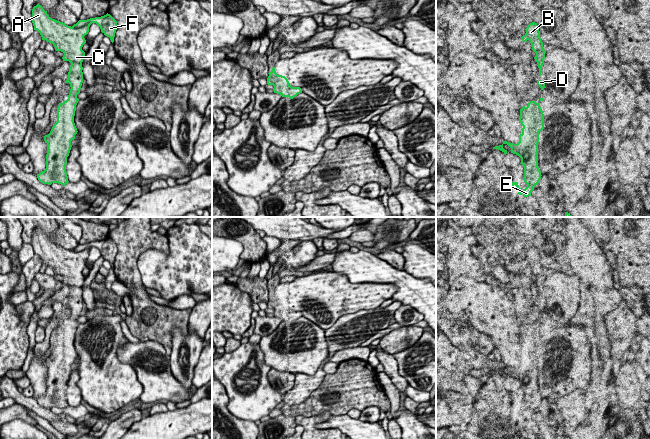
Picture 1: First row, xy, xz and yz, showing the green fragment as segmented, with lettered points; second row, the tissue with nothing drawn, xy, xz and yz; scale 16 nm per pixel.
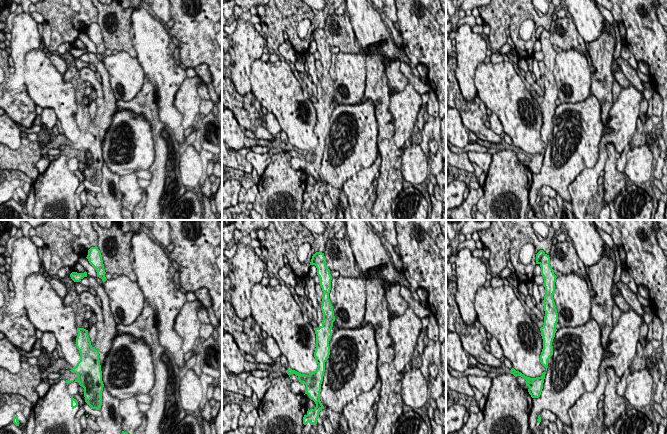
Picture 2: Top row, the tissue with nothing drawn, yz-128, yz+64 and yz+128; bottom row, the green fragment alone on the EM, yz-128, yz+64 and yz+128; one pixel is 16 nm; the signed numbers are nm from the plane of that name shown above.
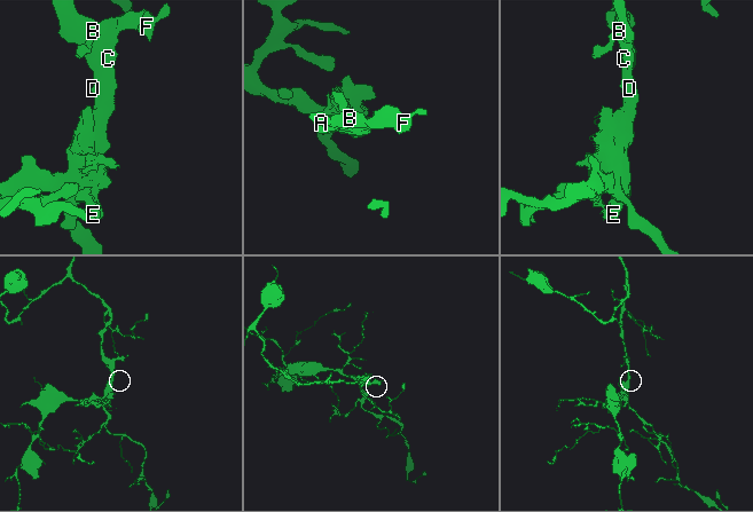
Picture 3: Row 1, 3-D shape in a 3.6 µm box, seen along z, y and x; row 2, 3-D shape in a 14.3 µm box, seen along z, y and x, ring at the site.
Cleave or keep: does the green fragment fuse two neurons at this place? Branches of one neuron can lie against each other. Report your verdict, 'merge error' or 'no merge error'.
no merge error

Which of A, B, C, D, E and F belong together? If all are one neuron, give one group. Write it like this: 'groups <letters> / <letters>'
groups A B C D E F

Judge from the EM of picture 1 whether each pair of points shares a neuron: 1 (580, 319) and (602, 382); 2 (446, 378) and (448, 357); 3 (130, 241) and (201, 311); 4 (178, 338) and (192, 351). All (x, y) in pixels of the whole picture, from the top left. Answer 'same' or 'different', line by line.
1: same
2: different
3: different
4: same

